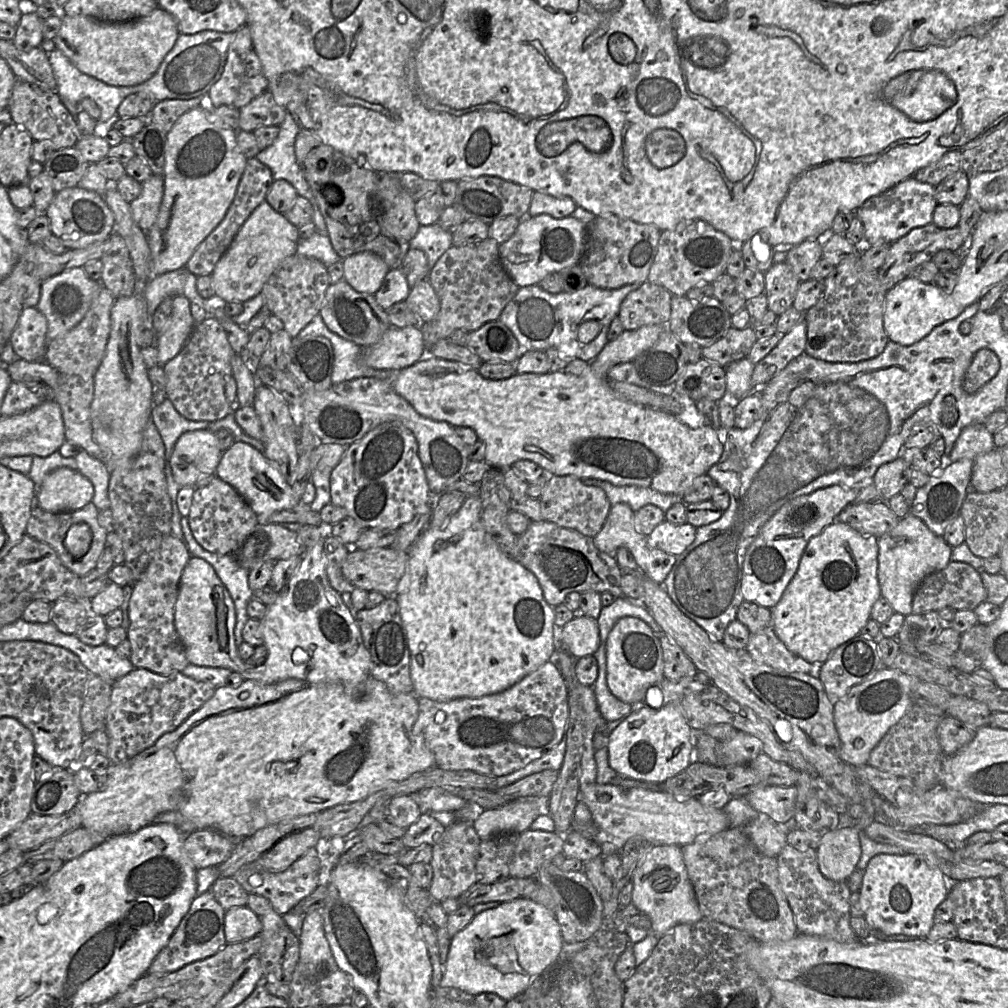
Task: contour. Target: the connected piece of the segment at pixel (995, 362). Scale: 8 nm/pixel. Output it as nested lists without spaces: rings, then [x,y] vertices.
[[[981,349],[974,355],[963,381],[963,388],[969,394],[976,393],[982,386],[996,376],[1000,361],[990,349]]]

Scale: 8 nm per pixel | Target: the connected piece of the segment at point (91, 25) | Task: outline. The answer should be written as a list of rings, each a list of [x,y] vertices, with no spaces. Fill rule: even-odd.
[[[160,7],[147,16],[120,23],[84,15],[63,15],[61,20],[61,27],[52,39],[56,49],[79,71],[111,86],[135,86],[149,80],[180,34],[175,18]]]

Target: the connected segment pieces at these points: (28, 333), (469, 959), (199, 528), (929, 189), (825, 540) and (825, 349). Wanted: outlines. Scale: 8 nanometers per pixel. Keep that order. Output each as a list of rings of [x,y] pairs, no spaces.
[[[24,307],[9,343],[20,359],[28,362],[44,360],[47,329],[47,319],[36,307]]]
[[[527,898],[501,903],[497,908],[475,915],[463,931],[452,937],[440,987],[456,988],[471,996],[493,993],[507,1002],[523,994],[537,976],[559,959],[562,945],[560,926],[545,907]]]
[[[217,476],[205,487],[194,489],[187,518],[196,542],[206,551],[219,555],[233,553],[259,524],[257,515],[238,492]]]
[[[912,176],[894,187],[868,198],[855,211],[856,216],[860,218],[864,225],[865,246],[885,242],[893,243],[912,229],[932,223],[933,213],[938,205],[935,187]]]
[[[834,522],[808,542],[794,577],[786,587],[780,601],[770,609],[772,613],[772,627],[777,638],[791,653],[801,657],[810,664],[816,666],[821,665],[833,650],[861,633],[868,620],[871,619],[872,608],[880,597],[881,591],[878,581],[878,538],[875,536],[864,536],[847,524]]]
[[[860,253],[843,260],[824,279],[824,291],[818,302],[804,313],[807,340],[805,352],[815,359],[827,362],[860,362],[881,354],[889,337],[883,324],[886,291],[878,279],[877,271],[867,271],[863,268]]]

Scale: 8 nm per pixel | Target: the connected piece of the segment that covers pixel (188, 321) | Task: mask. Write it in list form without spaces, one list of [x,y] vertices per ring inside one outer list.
[[[185,295],[173,297],[171,320],[165,332],[159,337],[156,347],[161,366],[178,355],[192,333],[195,322],[191,315],[190,304]]]

